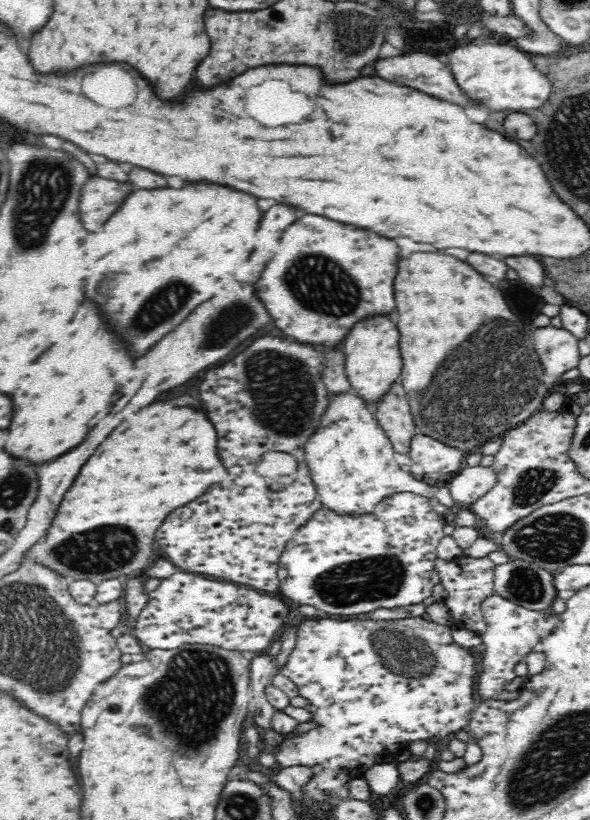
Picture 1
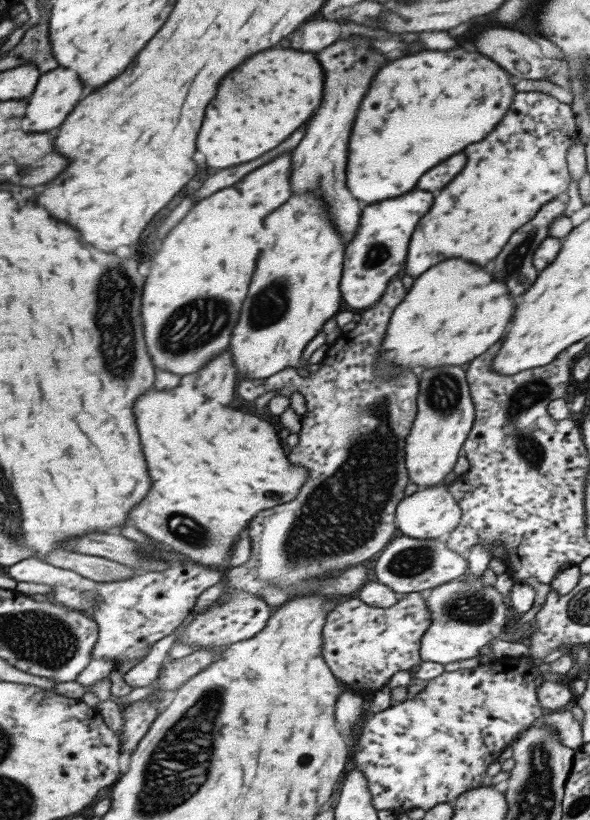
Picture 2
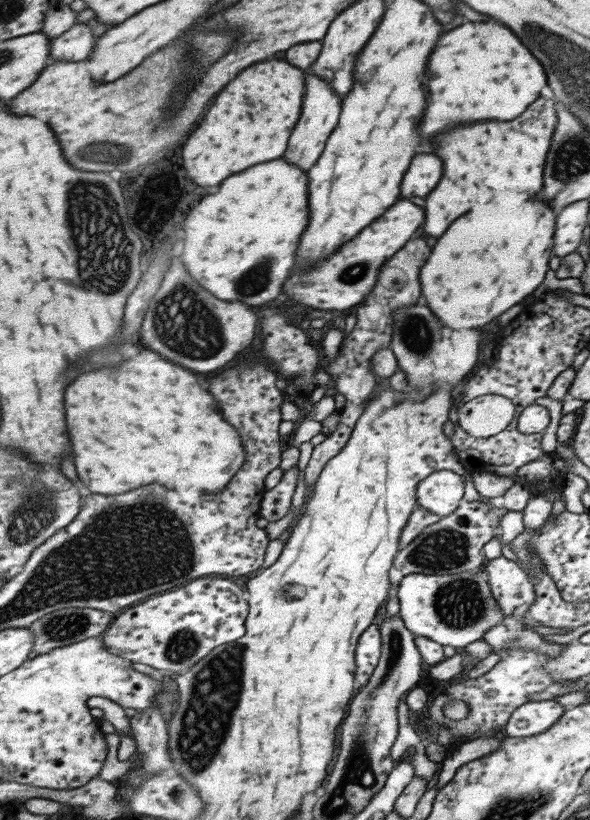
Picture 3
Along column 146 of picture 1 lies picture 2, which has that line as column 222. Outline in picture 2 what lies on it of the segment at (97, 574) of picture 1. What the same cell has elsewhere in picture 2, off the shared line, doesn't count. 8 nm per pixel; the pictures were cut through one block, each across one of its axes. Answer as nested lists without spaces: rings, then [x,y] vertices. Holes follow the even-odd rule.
[[[177,386],[173,390],[147,390],[135,400],[133,416],[151,488],[143,502],[131,508],[128,521],[153,541],[169,545],[187,556],[189,562],[221,568],[239,540],[235,534],[244,534],[243,528],[259,510],[289,502],[307,478],[304,466],[288,461],[286,447],[270,423],[239,410],[211,404],[211,400],[203,398],[199,388]]]

